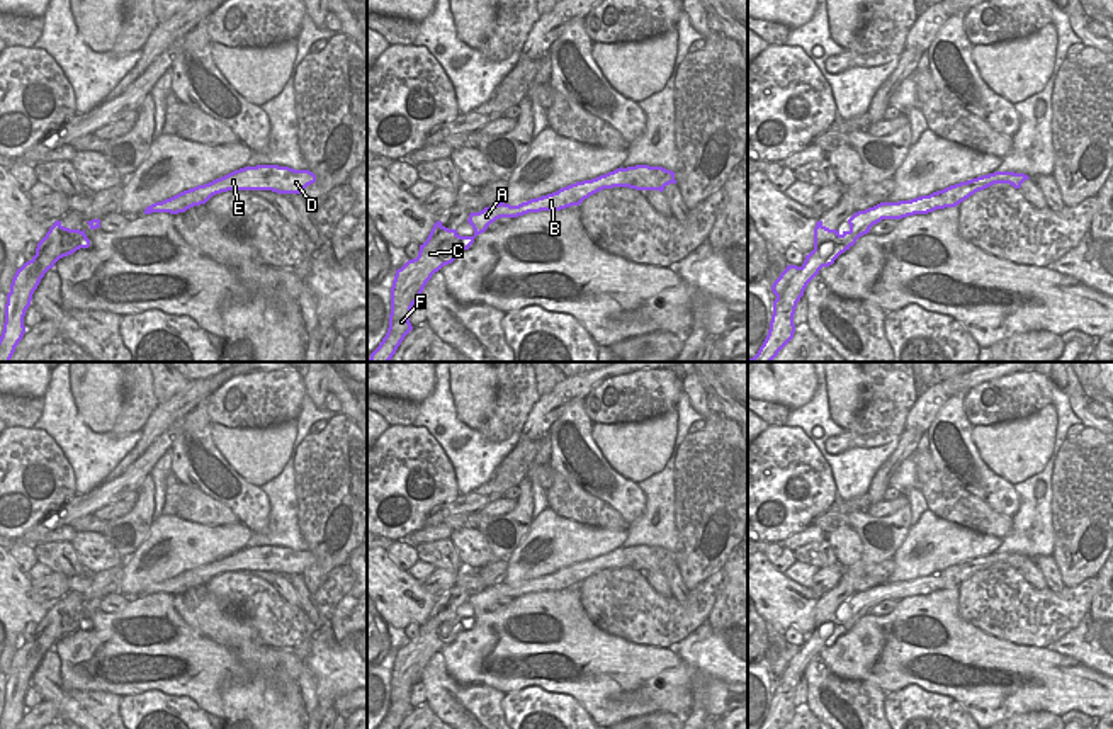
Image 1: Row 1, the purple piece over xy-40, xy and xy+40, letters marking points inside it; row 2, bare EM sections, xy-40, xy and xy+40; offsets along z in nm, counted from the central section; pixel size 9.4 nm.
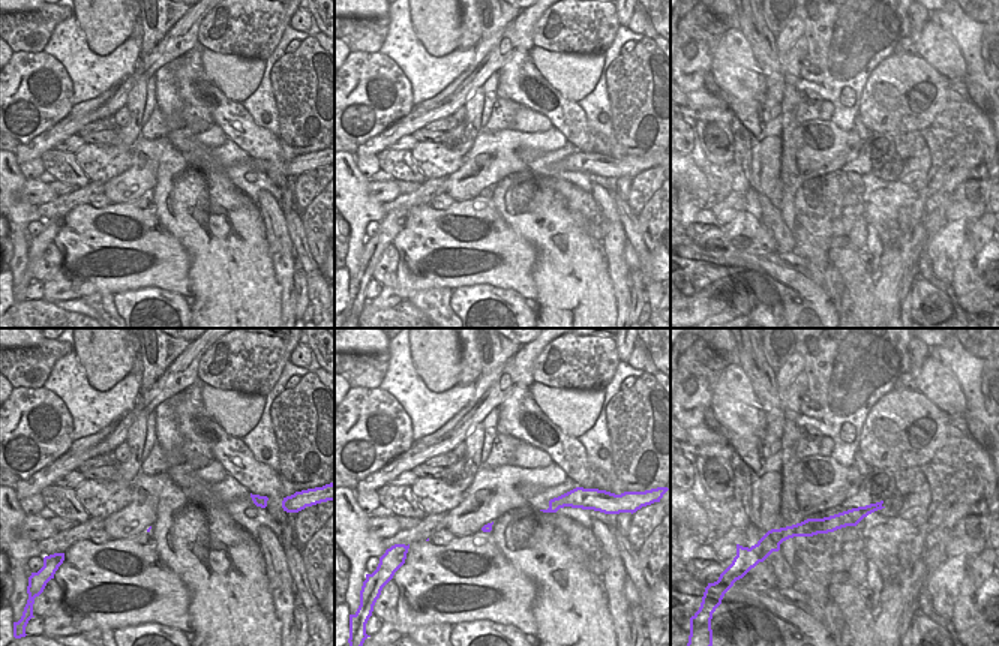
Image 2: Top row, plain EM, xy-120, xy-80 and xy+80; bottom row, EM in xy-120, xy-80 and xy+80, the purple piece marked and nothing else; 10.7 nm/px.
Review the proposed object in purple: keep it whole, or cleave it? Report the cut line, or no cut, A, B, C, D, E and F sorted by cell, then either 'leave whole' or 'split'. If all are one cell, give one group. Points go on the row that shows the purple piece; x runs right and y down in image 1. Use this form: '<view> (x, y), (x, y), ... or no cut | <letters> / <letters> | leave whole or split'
no cut | A B C D E F | leave whole

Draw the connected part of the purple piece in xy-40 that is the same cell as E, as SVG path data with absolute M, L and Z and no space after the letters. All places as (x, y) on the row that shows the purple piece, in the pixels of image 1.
M279 165L245 167L209 184L197 185L170 199L155 202L144 209L144 214L185 212L194 206L206 204L212 195L228 190L272 190L277 194L302 194L302 190L314 182L316 175L309 170L294 170Z

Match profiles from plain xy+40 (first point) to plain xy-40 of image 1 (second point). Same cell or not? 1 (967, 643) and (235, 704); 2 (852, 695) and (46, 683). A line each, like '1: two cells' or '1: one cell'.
1: two cells
2: one cell

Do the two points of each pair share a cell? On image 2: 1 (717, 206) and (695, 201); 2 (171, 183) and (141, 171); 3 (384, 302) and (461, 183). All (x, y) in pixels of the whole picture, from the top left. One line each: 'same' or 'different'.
1: same
2: different
3: different

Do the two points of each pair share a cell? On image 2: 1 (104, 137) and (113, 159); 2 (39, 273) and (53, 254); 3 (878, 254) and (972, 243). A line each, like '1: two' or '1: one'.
1: two
2: one
3: two

